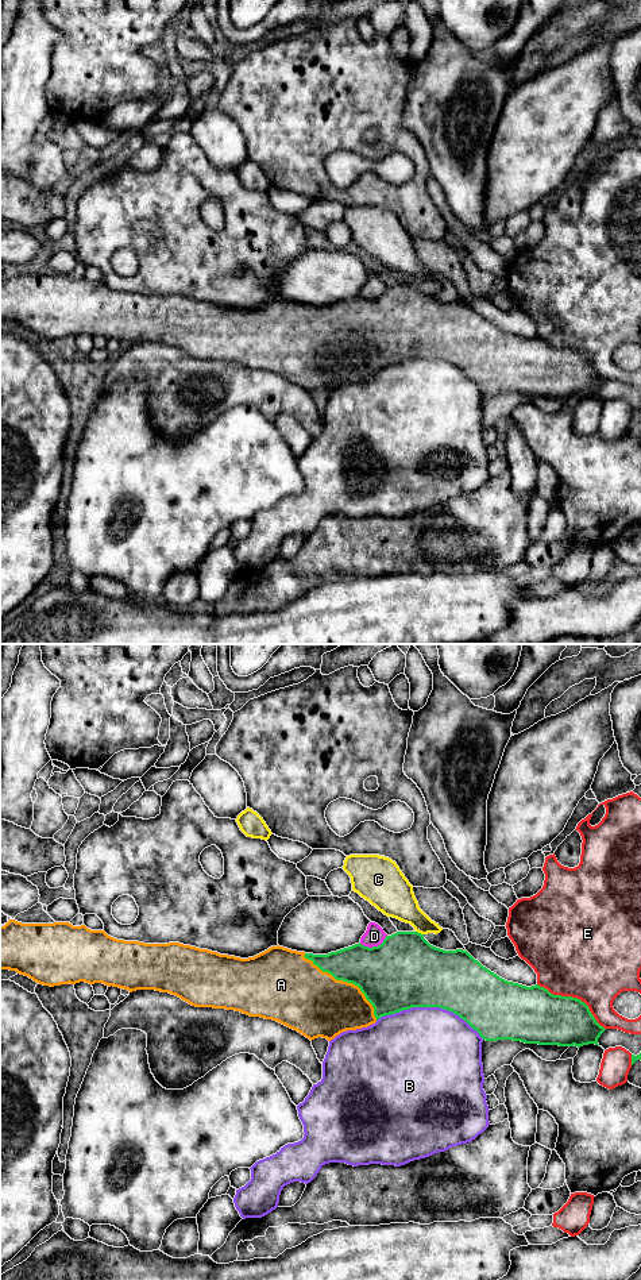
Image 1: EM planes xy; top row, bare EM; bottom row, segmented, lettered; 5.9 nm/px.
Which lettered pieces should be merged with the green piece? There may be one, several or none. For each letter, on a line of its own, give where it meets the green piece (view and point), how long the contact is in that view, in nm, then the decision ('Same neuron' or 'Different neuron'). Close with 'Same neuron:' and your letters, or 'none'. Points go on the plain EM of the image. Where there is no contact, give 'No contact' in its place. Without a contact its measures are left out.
A: Touches green at xy (346, 332). Shared border 600 nm. Same neuron
B: Touches green at xy (431, 358). Shared border 650 nm. Different neuron
C: Touches green at xy (420, 285). Shared border 50 nm. Different neuron
D: Touches green at xy (374, 299). Shared border 180 nm. Different neuron
E: Touches green at xy (574, 350). Shared border 500 nm. Different neuron
Same neuron: A

